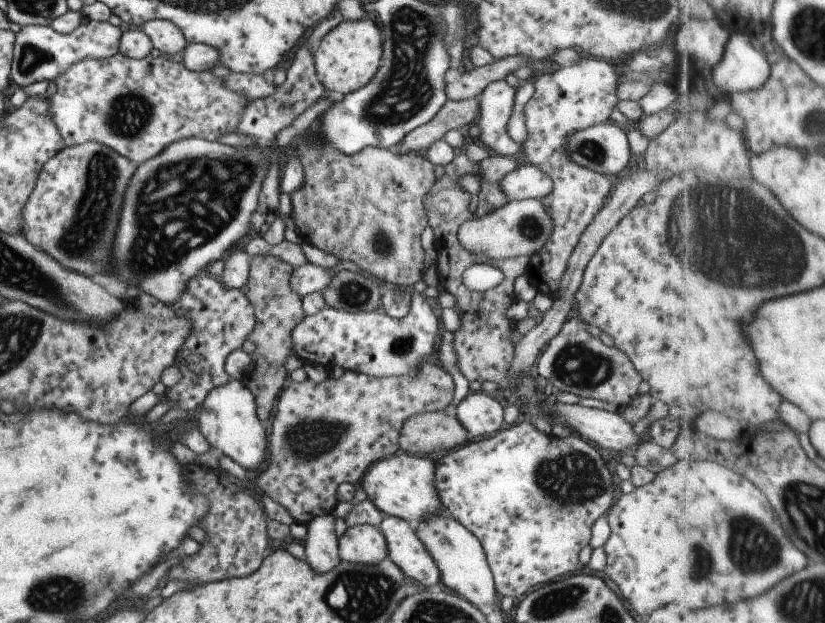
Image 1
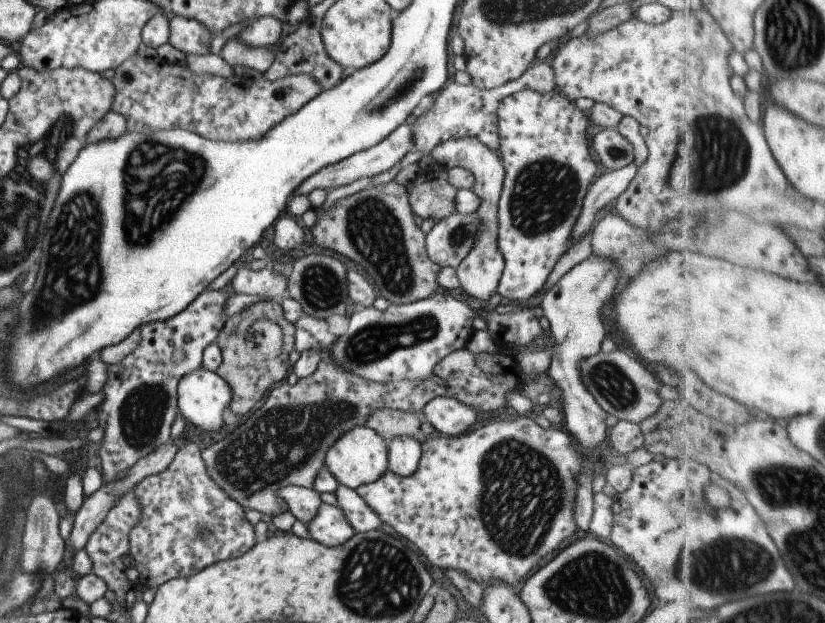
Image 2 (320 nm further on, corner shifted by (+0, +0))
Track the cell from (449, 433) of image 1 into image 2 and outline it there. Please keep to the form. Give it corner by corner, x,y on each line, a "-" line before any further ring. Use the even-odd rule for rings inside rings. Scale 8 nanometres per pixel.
381,408
367,416
365,426
373,430
386,444
397,436
414,437
419,434
421,419
411,412

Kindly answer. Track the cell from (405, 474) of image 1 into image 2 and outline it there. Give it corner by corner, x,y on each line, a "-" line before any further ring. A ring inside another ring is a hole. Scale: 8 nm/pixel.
353,426
353,430
347,430
337,438
337,442
333,442
333,446
329,446
325,452
324,468
339,485
355,490
383,476
387,470
387,444
367,426

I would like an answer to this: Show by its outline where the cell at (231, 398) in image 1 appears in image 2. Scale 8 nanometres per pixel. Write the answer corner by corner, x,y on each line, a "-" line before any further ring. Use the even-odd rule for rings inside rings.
197,368
185,374
181,382
177,382
179,414
190,422
192,428
197,428
201,433
219,432
222,429
225,424
222,413
225,408
229,408
229,400
231,400
231,386
223,378
205,368

